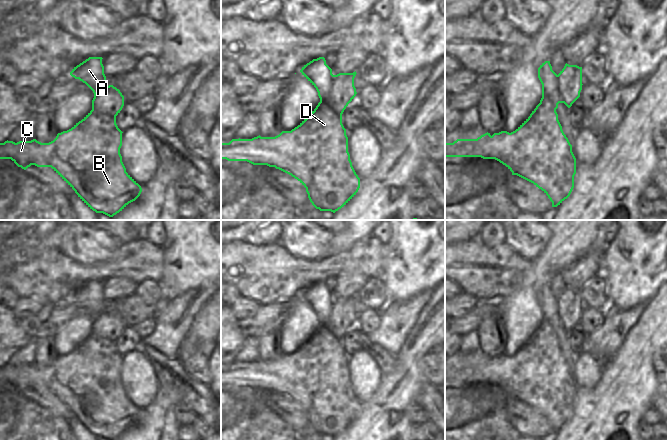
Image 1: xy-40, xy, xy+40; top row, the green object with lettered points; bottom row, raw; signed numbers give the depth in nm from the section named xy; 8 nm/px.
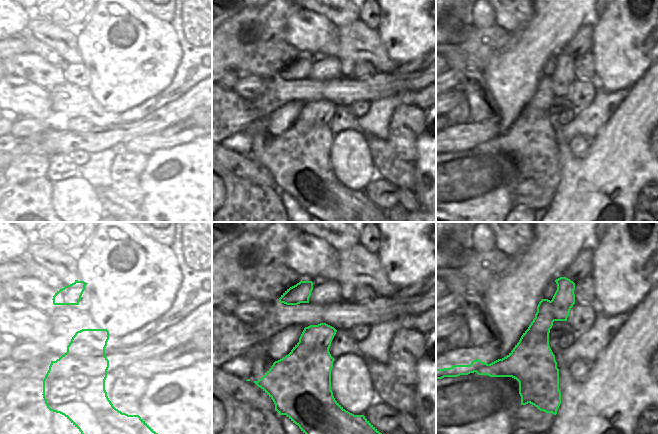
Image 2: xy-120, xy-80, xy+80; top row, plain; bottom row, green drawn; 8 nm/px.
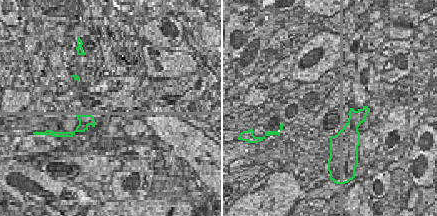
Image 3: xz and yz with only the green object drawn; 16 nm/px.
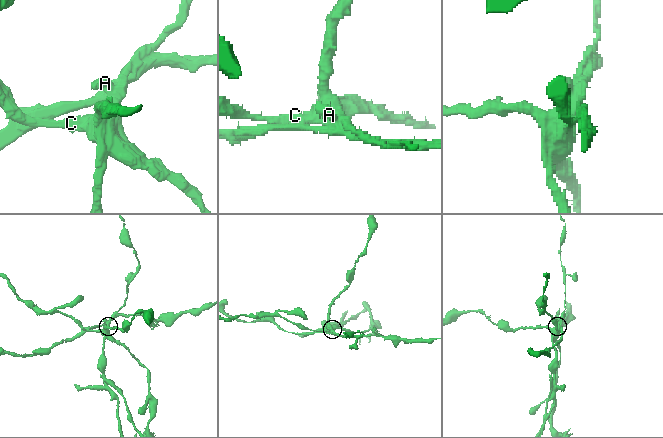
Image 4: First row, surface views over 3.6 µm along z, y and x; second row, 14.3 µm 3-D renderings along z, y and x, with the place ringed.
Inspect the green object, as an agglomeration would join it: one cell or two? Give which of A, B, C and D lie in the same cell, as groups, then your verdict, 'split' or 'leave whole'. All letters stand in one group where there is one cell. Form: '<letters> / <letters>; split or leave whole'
A / B C D; split

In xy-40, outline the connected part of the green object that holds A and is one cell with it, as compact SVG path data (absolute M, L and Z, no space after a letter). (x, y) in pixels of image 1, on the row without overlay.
M89 281L72 293L70 299L85 307L93 316L104 312L106 300L102 281Z

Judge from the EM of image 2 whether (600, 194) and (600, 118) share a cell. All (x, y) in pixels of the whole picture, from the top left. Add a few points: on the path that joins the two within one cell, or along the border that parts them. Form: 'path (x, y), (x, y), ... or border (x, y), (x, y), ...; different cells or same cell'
border (616, 109), (589, 141); different cells

